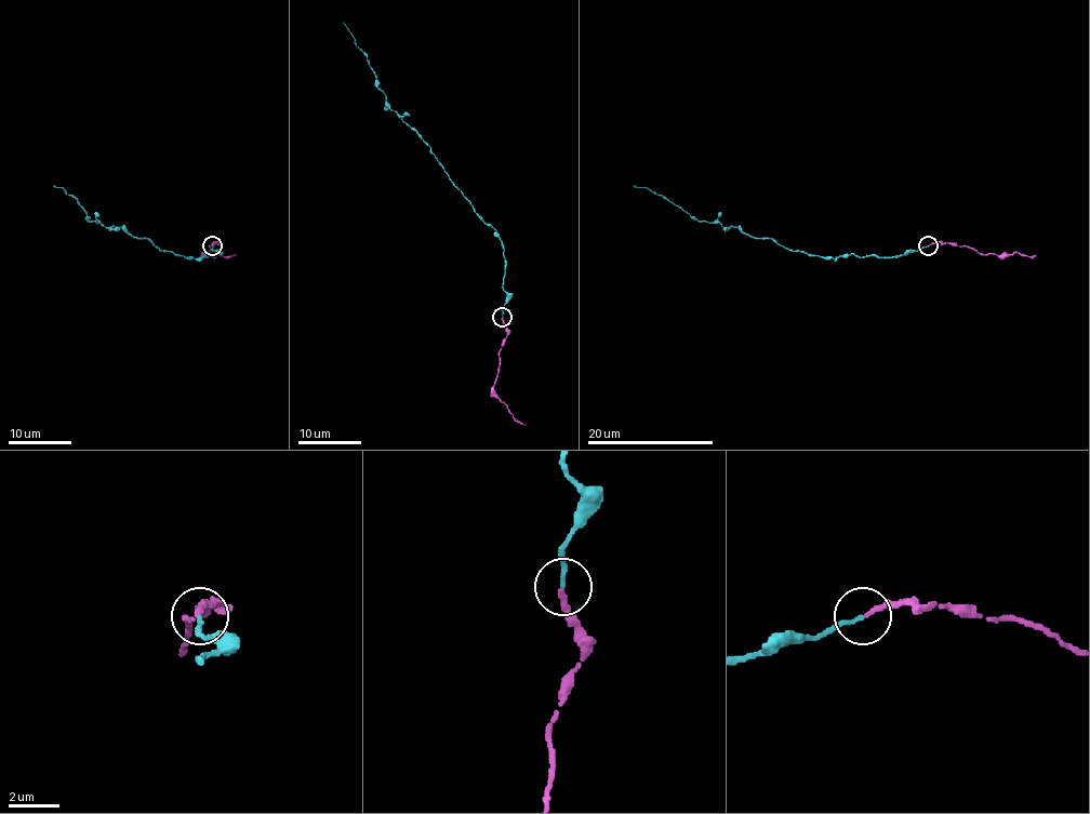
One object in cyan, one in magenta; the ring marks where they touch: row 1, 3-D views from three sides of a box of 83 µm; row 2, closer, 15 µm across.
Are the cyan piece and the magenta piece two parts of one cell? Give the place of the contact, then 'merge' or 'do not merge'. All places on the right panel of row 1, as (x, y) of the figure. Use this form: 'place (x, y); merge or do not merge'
place (928, 245); merge

